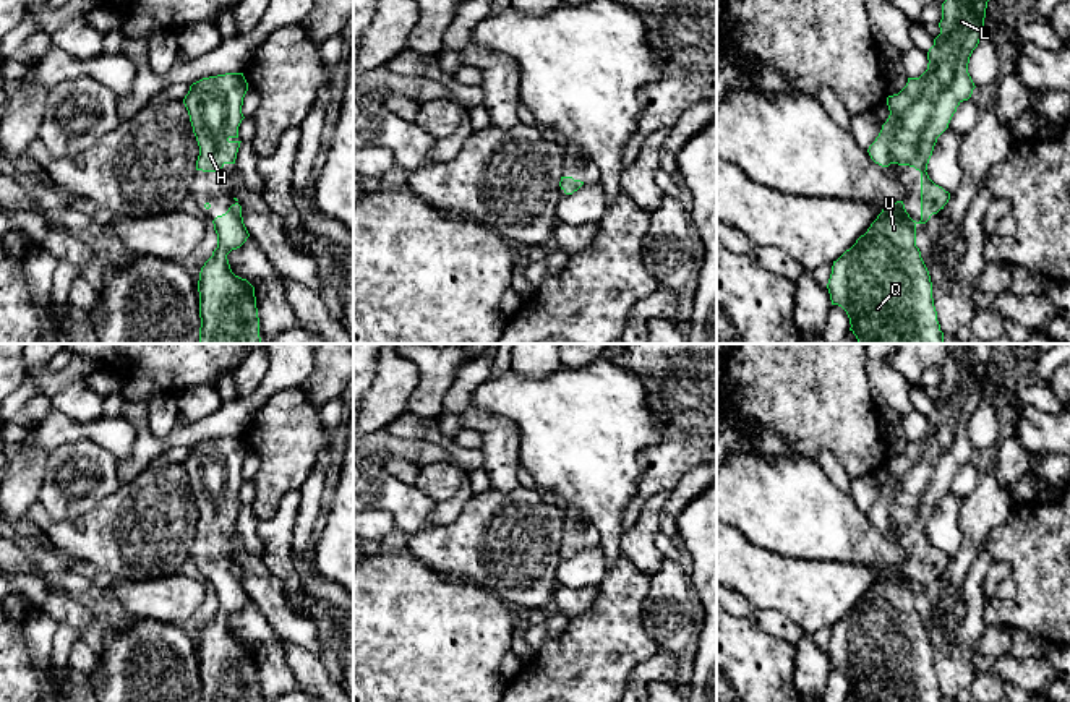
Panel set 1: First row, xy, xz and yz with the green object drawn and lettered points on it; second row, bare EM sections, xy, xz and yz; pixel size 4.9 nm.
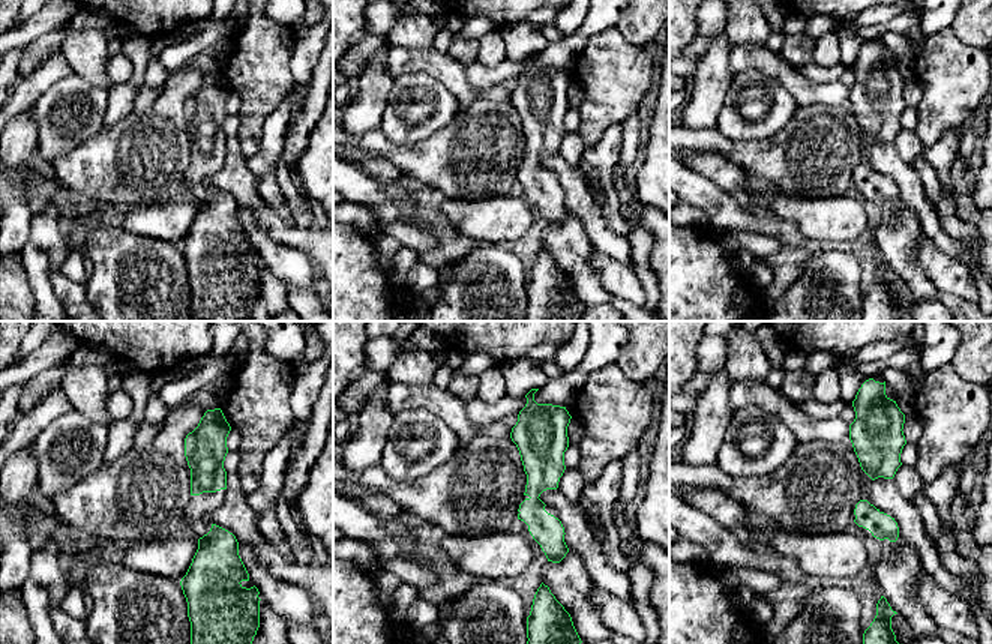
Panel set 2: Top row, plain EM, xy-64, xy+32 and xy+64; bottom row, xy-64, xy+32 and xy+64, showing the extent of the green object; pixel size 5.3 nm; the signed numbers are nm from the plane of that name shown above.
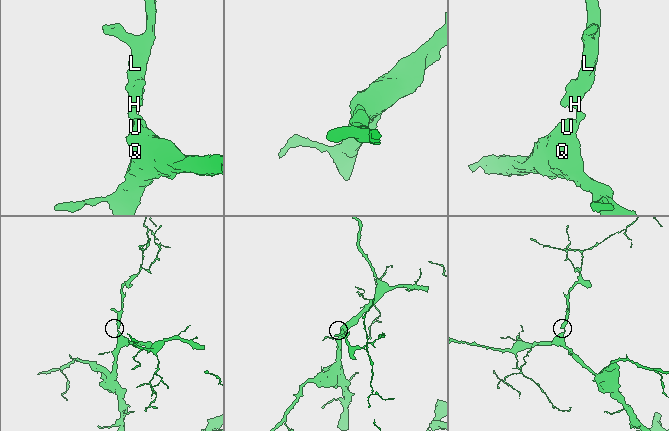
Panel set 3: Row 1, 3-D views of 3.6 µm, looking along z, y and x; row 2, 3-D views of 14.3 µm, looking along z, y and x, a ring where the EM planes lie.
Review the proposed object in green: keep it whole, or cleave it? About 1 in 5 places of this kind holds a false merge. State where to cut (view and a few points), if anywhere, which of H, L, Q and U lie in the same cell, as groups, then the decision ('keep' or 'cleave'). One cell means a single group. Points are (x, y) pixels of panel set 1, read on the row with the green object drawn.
no cut; H L Q U; keep

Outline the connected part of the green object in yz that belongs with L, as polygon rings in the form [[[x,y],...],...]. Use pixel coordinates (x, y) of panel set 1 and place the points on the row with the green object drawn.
[[[945,0],[942,3],[940,34],[927,52],[927,70],[919,78],[908,78],[898,94],[887,97],[890,115],[867,149],[871,159],[882,167],[898,164],[921,172],[921,220],[910,217],[903,201],[884,206],[867,232],[833,261],[827,284],[830,300],[832,305],[846,311],[850,331],[859,344],[944,344],[931,276],[916,246],[916,225],[926,224],[950,199],[950,193],[935,185],[926,170],[937,138],[948,128],[957,107],[968,101],[976,88],[968,73],[968,63],[982,34],[987,2]]]

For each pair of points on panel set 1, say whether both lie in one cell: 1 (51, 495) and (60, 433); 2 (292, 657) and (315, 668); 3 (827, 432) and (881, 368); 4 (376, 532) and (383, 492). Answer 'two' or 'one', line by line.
1: two
2: one
3: two
4: two

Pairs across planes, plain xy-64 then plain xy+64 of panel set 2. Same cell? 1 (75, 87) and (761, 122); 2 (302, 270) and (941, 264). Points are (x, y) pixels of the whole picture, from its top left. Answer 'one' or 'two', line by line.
1: one
2: two

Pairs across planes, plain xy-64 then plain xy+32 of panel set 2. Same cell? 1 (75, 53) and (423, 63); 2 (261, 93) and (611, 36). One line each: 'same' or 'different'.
1: different
2: same

